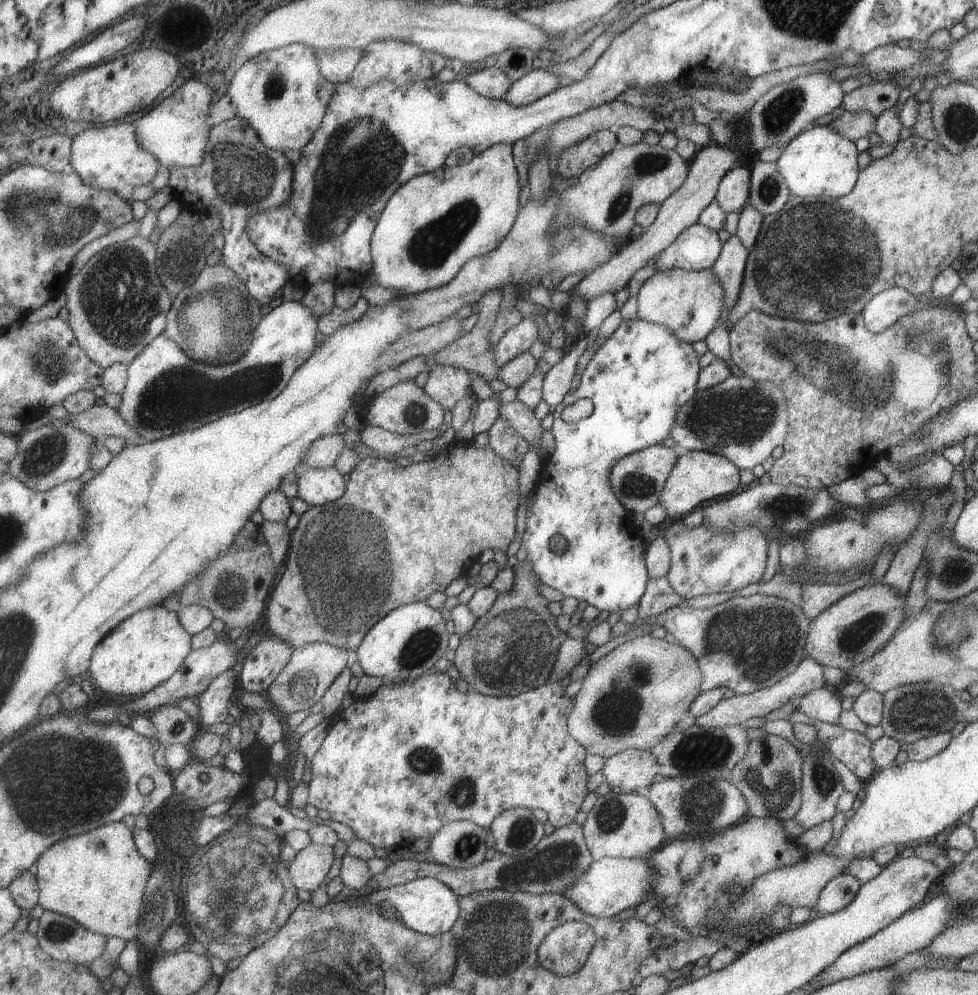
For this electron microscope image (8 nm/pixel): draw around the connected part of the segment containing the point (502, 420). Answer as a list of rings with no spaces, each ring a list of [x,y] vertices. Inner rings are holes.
[[[500,415],[497,422],[491,427],[488,438],[488,446],[515,466],[521,466],[525,454],[532,449],[529,441],[521,436],[503,415]]]

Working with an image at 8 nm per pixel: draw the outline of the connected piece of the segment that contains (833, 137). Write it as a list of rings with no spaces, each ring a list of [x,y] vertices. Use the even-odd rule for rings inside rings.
[[[817,125],[791,139],[774,162],[791,195],[796,197],[826,197],[828,201],[849,194],[859,166],[854,141],[841,136],[831,125]]]

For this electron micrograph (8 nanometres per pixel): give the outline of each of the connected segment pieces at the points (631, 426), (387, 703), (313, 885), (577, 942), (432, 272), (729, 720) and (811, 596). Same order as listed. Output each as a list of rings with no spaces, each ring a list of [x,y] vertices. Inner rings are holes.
[[[628,319],[622,320],[617,328],[613,330],[612,334],[604,340],[601,346],[595,351],[591,359],[585,366],[580,376],[580,383],[575,390],[568,392],[554,407],[552,415],[552,427],[550,432],[555,441],[555,450],[552,454],[549,454],[547,458],[543,458],[540,463],[540,471],[538,482],[533,489],[533,504],[527,508],[527,527],[521,538],[523,546],[527,552],[527,561],[533,563],[536,573],[541,577],[541,582],[555,590],[561,592],[563,596],[574,596],[580,602],[590,604],[594,606],[602,614],[609,614],[610,612],[623,612],[626,608],[629,608],[632,604],[638,602],[643,594],[645,585],[648,581],[648,574],[643,559],[643,552],[645,552],[645,544],[642,542],[640,531],[633,525],[631,521],[631,515],[627,514],[620,502],[615,498],[615,495],[611,492],[610,482],[608,476],[617,459],[622,456],[643,450],[644,448],[662,444],[663,440],[670,436],[671,429],[676,421],[677,411],[685,402],[692,397],[692,394],[696,391],[696,380],[698,379],[699,364],[697,363],[699,355],[695,353],[695,350],[689,343],[683,342],[680,338],[677,338],[666,326],[662,324],[647,322],[641,319]],[[579,398],[587,398],[592,402],[591,414],[586,418],[577,420],[576,422],[566,422],[561,419],[561,410],[569,404],[573,404]],[[551,536],[563,536],[565,542],[567,542],[567,549],[562,554],[555,554],[549,550],[549,540]]]
[[[431,670],[418,679],[401,681],[400,683],[380,686],[371,698],[357,699],[333,716],[326,737],[318,748],[311,762],[311,778],[308,782],[309,802],[318,809],[331,813],[334,821],[343,823],[351,828],[356,837],[365,840],[373,847],[384,849],[409,848],[417,839],[431,842],[441,829],[453,821],[465,819],[476,822],[482,827],[491,829],[493,821],[507,809],[523,807],[533,810],[541,808],[547,813],[547,820],[556,829],[568,825],[575,814],[579,812],[581,800],[587,794],[587,772],[583,768],[585,749],[572,737],[568,730],[568,714],[572,712],[573,699],[565,694],[565,687],[560,681],[549,681],[535,690],[520,694],[516,697],[490,697],[477,690],[469,689],[461,692],[453,678],[446,671]]]
[[[311,843],[306,849],[296,853],[289,870],[293,884],[299,890],[311,893],[325,880],[335,862],[335,849],[329,845]]]
[[[567,921],[543,938],[538,957],[546,971],[564,977],[585,964],[593,943],[594,932],[588,924]]]
[[[499,143],[491,148],[485,149],[482,153],[474,156],[467,164],[457,167],[447,167],[434,170],[433,172],[416,176],[411,181],[406,182],[389,200],[385,207],[384,213],[378,222],[376,233],[372,242],[372,255],[374,258],[374,268],[372,270],[376,284],[394,289],[403,289],[406,296],[416,295],[429,289],[436,289],[449,284],[460,273],[460,270],[468,264],[472,258],[482,257],[492,253],[512,232],[512,228],[516,225],[521,207],[519,202],[519,194],[521,194],[521,177],[516,165],[514,157],[514,145],[507,143]]]
[[[805,656],[797,665],[797,668],[779,682],[772,684],[770,687],[753,691],[751,694],[735,695],[729,699],[721,699],[711,710],[698,716],[695,719],[694,725],[706,729],[741,725],[742,722],[749,720],[749,718],[762,718],[768,712],[779,708],[788,700],[797,700],[806,692],[815,690],[823,684],[825,684],[825,680],[823,678],[822,666],[811,657]]]
[[[865,572],[855,580],[845,584],[821,585],[819,583],[801,583],[800,607],[803,614],[812,621],[822,610],[837,602],[843,595],[868,584],[870,572]]]

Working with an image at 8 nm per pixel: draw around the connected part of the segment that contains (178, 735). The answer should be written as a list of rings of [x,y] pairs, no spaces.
[[[165,705],[151,713],[150,718],[158,726],[155,738],[159,739],[164,747],[175,743],[189,745],[199,730],[198,719],[189,716],[177,705]]]

